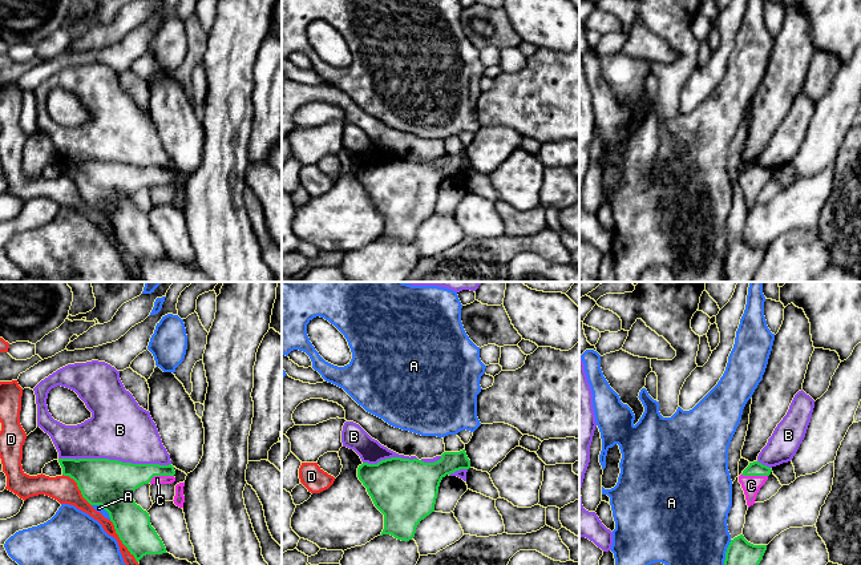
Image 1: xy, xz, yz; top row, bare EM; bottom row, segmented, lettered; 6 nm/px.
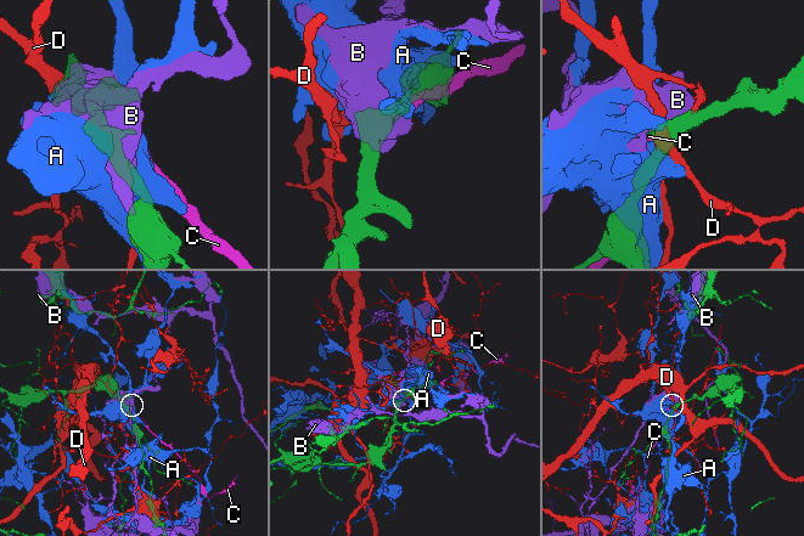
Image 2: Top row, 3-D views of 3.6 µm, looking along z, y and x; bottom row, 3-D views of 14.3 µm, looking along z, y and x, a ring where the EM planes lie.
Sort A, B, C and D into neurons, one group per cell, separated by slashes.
A / B / C / D

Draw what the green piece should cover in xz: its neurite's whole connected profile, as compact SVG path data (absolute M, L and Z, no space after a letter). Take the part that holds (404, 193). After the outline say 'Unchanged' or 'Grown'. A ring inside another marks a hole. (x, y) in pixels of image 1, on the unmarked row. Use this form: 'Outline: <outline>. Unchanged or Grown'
Outline: M465 152L444 154L434 165L391 160L377 166L363 165L357 179L375 209L384 217L380 238L409 243L421 222L434 214L441 182L460 171L469 171Z. Unchanged

